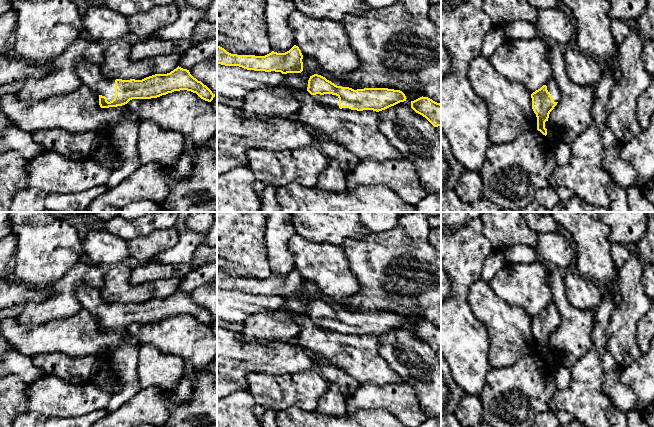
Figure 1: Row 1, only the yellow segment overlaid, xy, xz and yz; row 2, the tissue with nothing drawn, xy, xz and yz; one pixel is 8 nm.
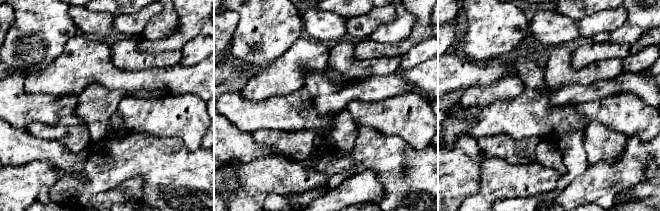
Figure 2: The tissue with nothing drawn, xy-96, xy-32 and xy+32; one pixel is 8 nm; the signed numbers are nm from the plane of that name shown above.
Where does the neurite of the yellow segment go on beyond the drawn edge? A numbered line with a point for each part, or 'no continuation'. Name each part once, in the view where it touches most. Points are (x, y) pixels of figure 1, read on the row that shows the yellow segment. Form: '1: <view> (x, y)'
1: xz (327, 99)

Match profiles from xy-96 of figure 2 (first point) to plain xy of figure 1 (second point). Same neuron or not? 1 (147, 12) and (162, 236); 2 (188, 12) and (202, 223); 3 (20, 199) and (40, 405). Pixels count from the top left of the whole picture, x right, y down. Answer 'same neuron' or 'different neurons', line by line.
1: same neuron
2: same neuron
3: same neuron

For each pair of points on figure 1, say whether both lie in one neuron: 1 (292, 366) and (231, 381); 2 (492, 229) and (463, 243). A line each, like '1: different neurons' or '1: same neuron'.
1: same neuron
2: different neurons

